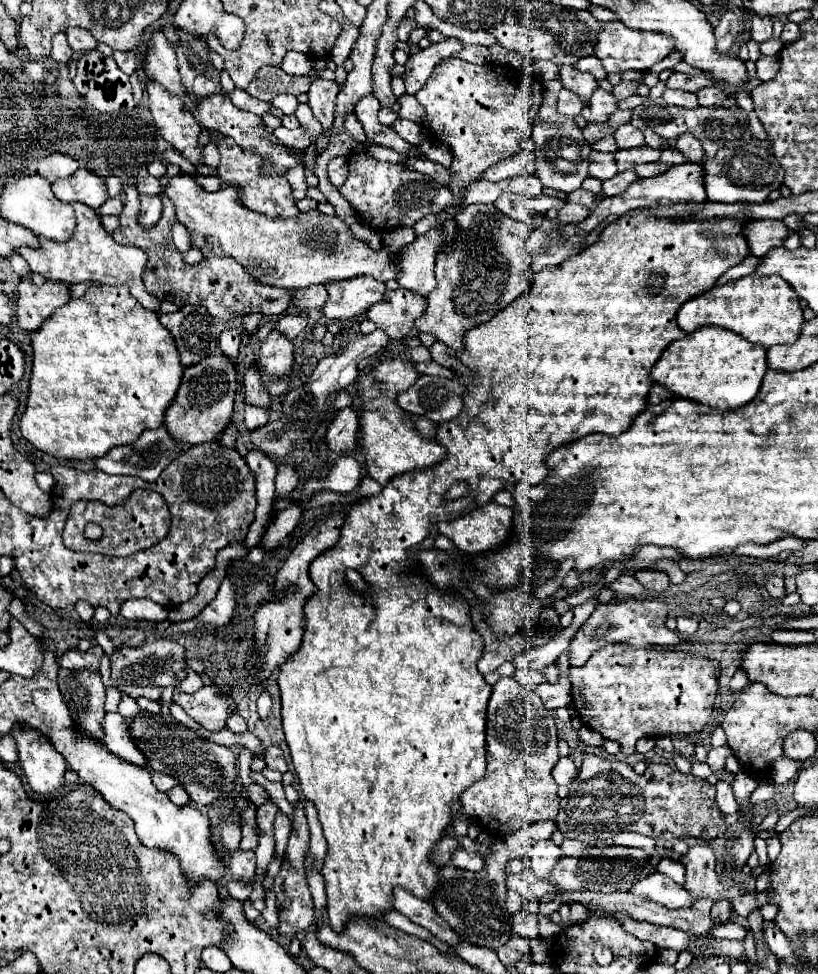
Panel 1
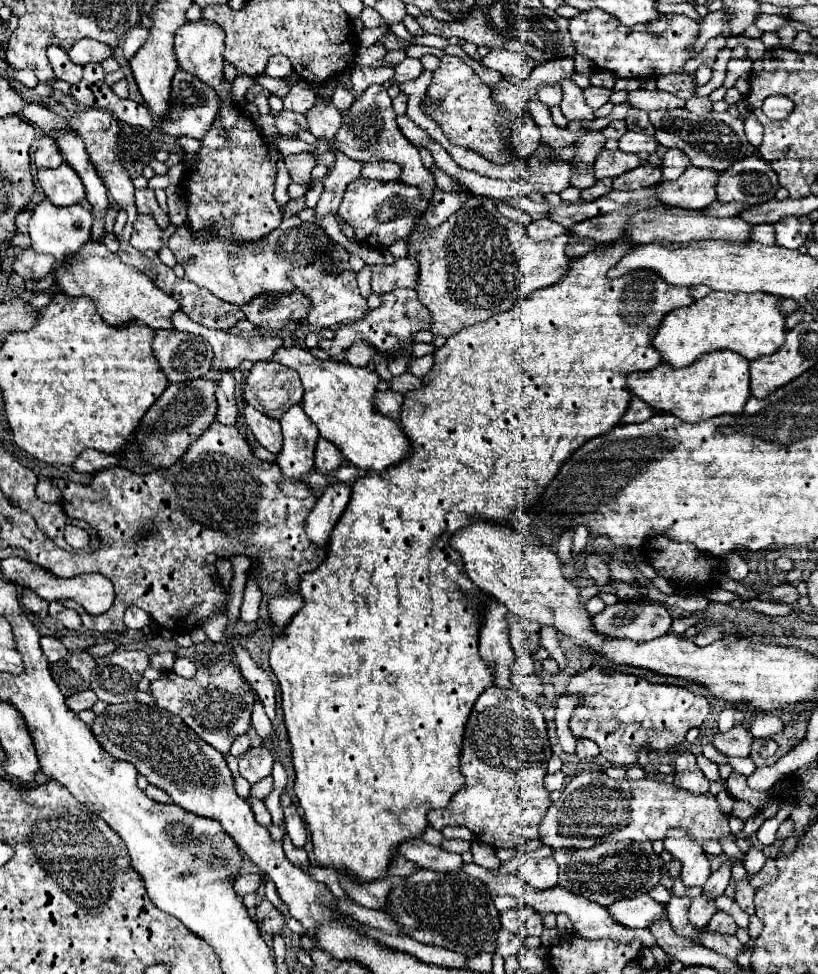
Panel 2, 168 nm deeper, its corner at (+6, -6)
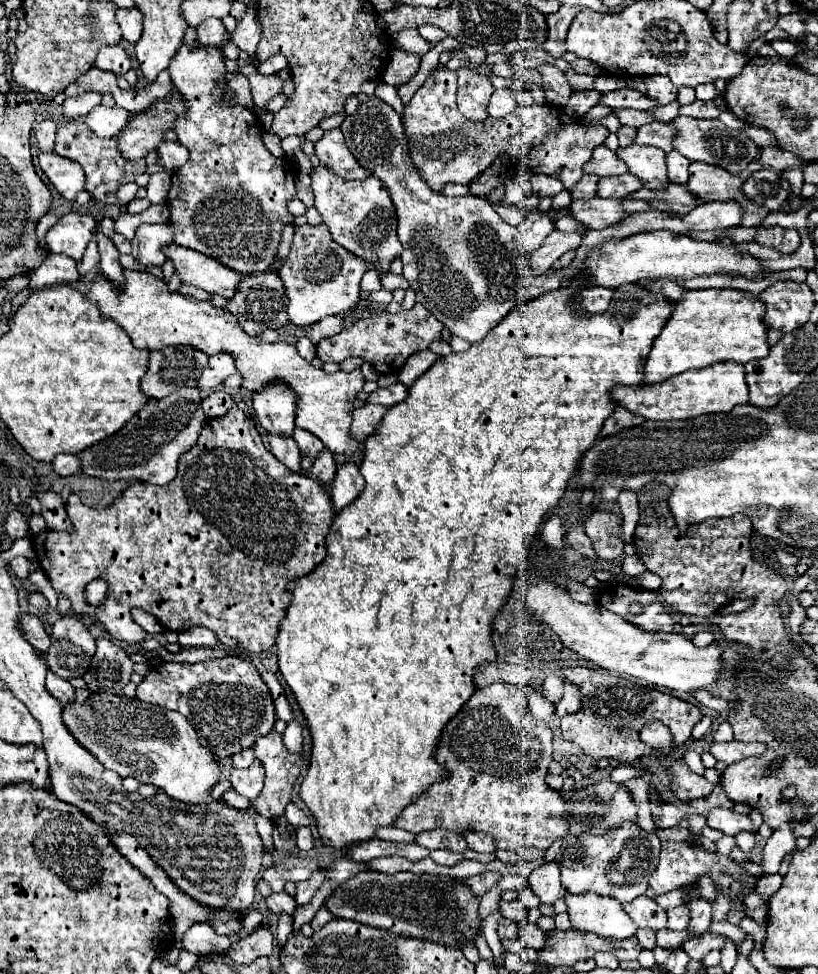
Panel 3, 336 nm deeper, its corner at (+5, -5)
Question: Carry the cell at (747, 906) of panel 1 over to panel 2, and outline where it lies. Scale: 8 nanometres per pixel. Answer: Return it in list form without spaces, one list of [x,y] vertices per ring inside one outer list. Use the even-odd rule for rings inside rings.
[[[716,912],[716,914],[712,916],[712,920],[708,922],[706,930],[710,930],[710,932],[720,932],[720,934],[734,934],[734,932],[738,930],[738,926],[736,926],[736,922],[734,922],[734,918],[732,918],[730,914],[726,914],[726,912]]]

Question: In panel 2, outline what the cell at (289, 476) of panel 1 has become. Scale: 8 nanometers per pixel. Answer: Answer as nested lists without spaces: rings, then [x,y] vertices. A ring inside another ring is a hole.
[[[300,404],[292,406],[280,418],[280,424],[284,434],[284,446],[276,462],[286,478],[304,478],[314,468],[314,448],[320,434],[316,426],[308,422],[308,416],[304,414]]]

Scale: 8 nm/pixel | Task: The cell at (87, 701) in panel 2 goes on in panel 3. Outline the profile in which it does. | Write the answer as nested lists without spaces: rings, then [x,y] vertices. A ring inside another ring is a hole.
[[[51,671],[47,673],[47,691],[53,697],[57,697],[63,705],[69,705],[69,701],[75,701],[75,687],[61,677],[53,677]]]

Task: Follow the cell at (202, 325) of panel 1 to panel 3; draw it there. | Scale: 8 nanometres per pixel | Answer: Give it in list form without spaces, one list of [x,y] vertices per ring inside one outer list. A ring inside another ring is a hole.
[[[189,345],[151,351],[149,369],[141,379],[141,389],[145,395],[161,399],[181,387],[193,387],[207,365],[207,359],[207,353],[189,349]]]

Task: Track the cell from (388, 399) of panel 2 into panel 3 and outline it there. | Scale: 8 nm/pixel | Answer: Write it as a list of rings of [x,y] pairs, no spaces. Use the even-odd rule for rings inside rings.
[[[365,403],[363,407],[359,407],[355,413],[353,413],[353,425],[351,425],[351,433],[353,437],[369,437],[377,431],[381,419],[383,419],[383,413],[387,413],[387,407],[385,405],[369,405]]]

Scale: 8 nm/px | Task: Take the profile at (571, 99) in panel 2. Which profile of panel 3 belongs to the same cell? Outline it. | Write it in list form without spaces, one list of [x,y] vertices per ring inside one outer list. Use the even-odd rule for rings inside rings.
[[[547,63],[539,65],[537,71],[543,75],[543,89],[545,89],[547,103],[555,107],[565,107],[565,103],[575,93],[567,81],[567,75],[559,71],[555,65],[547,65]]]

